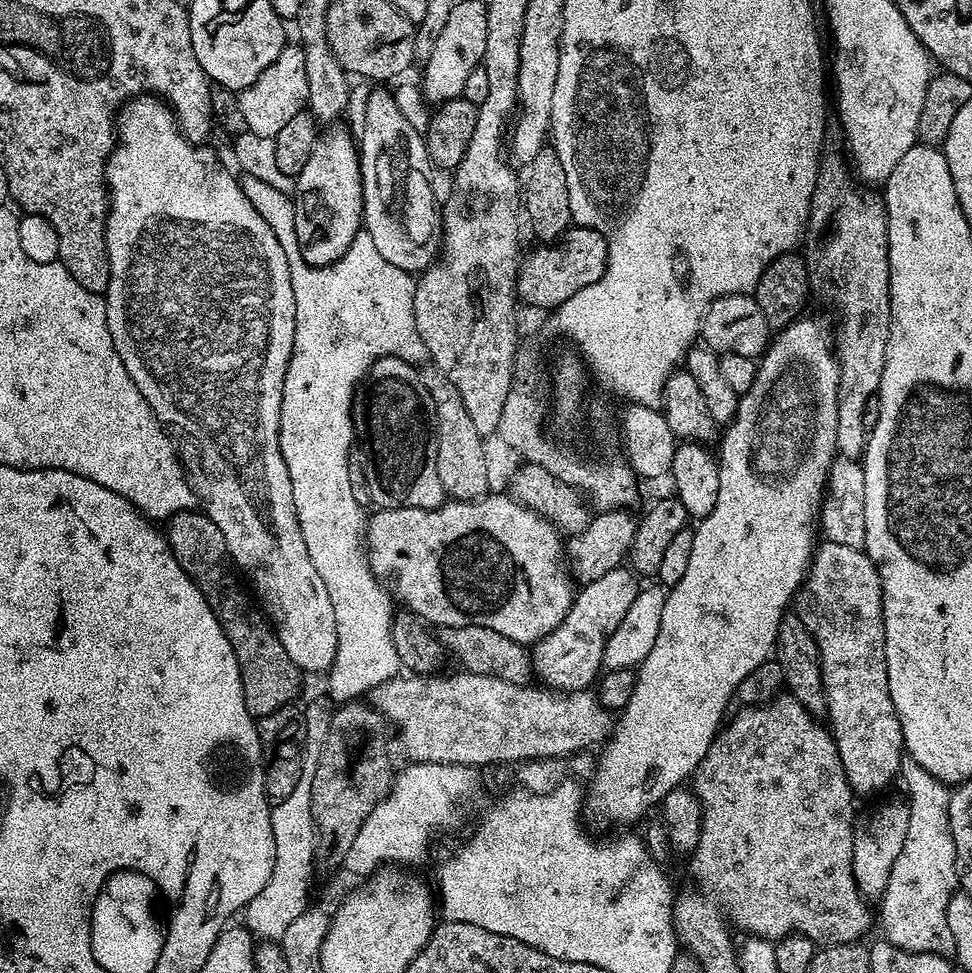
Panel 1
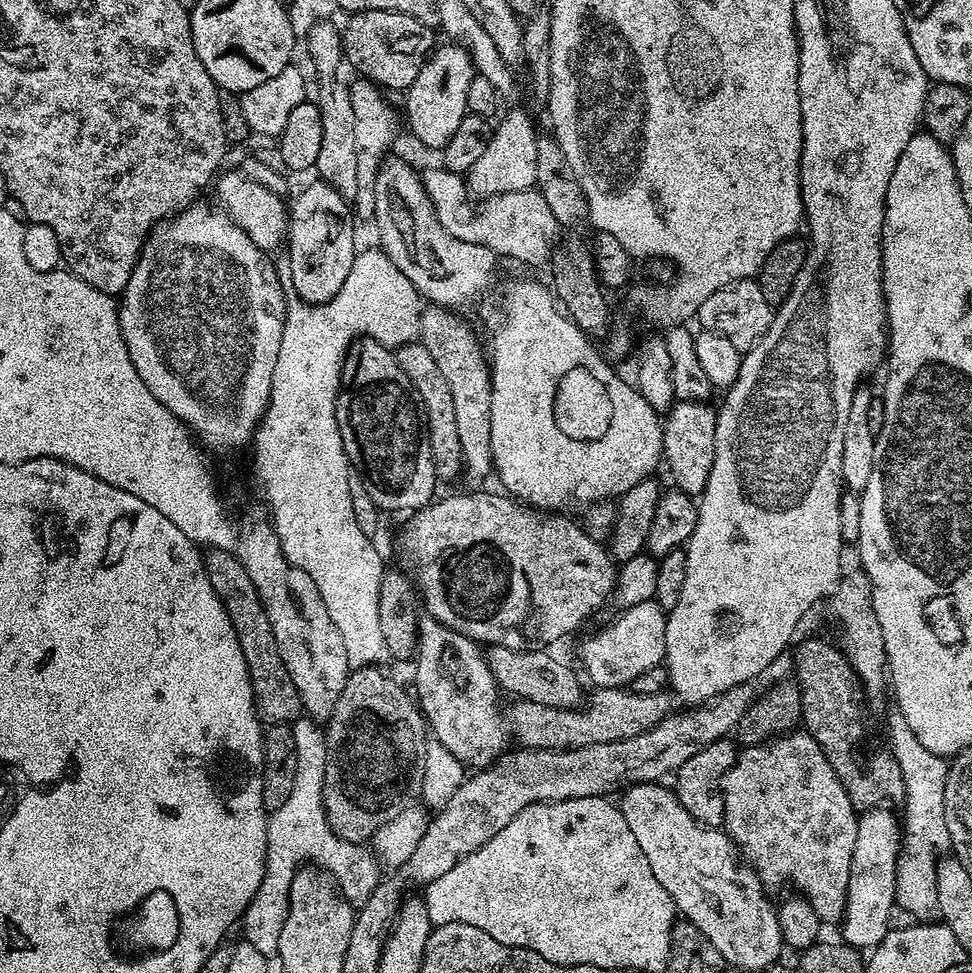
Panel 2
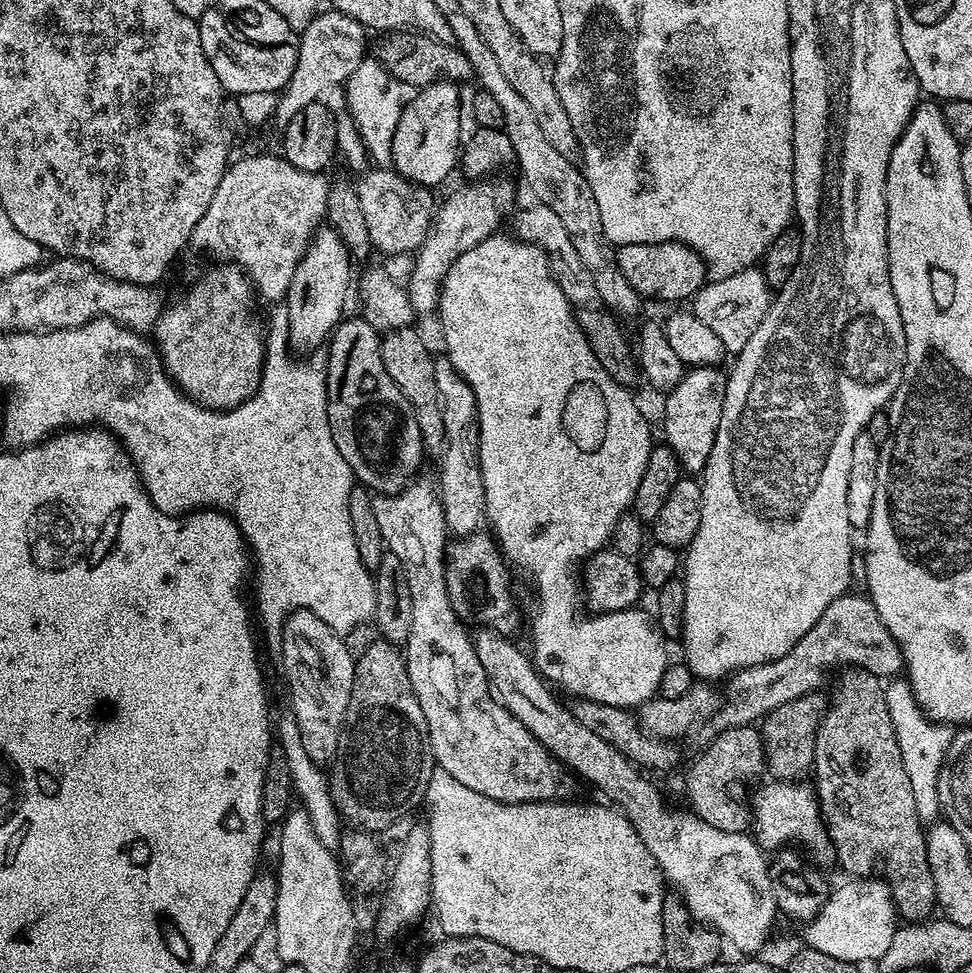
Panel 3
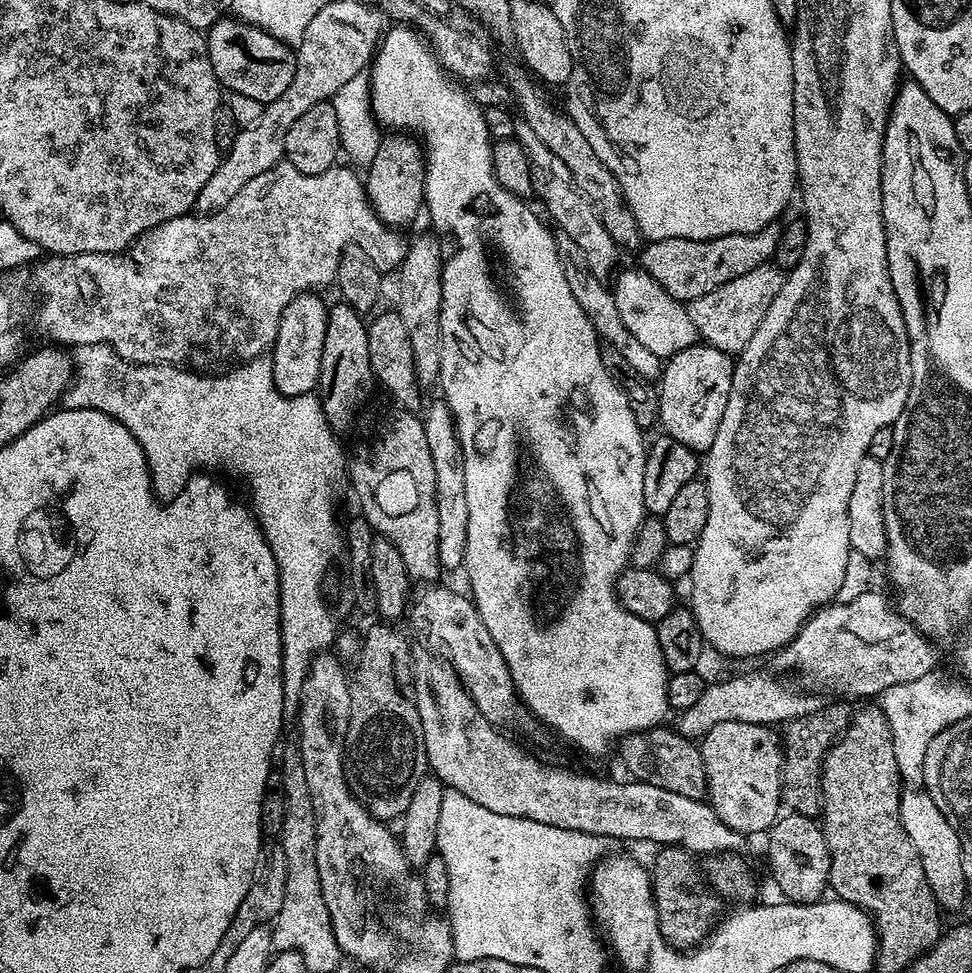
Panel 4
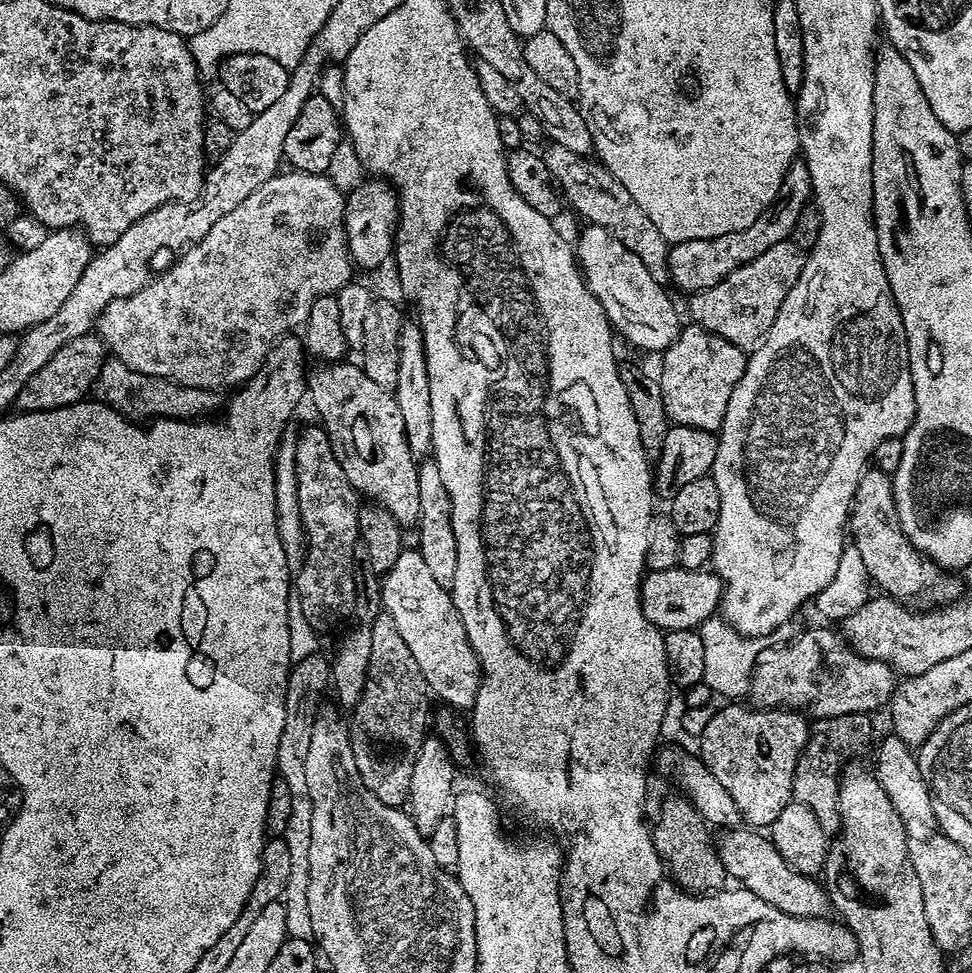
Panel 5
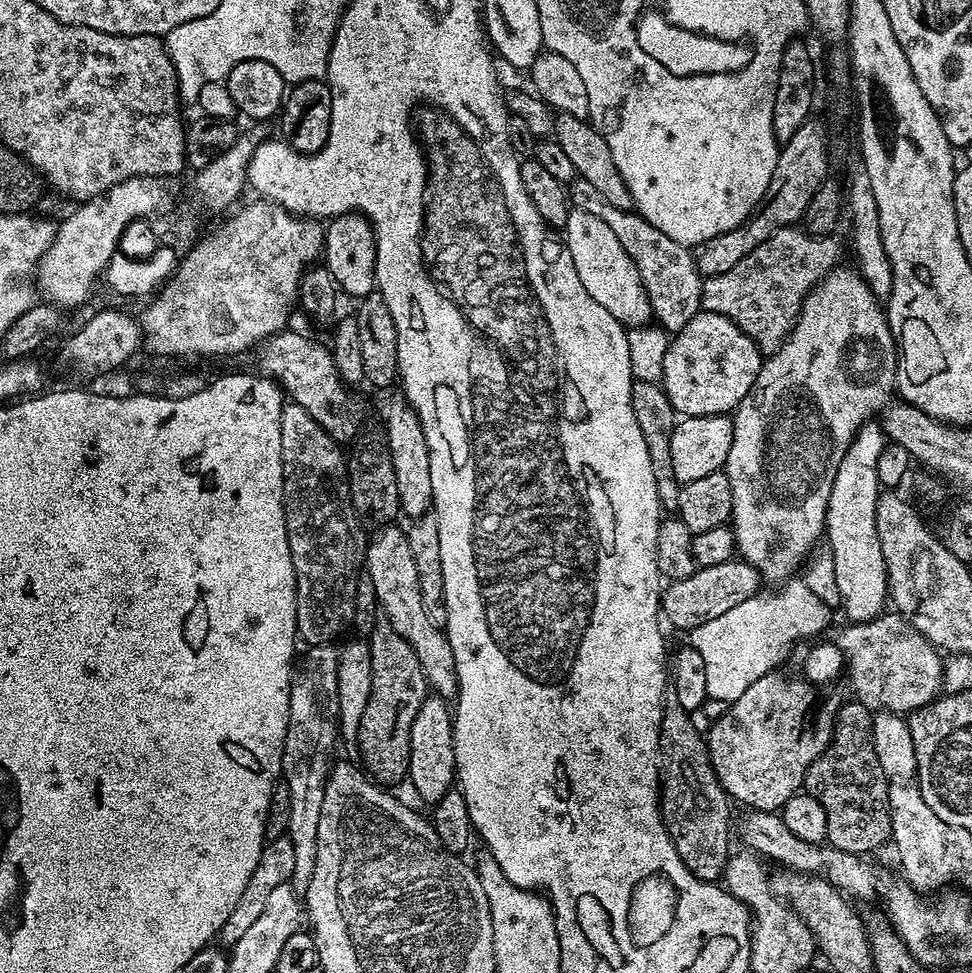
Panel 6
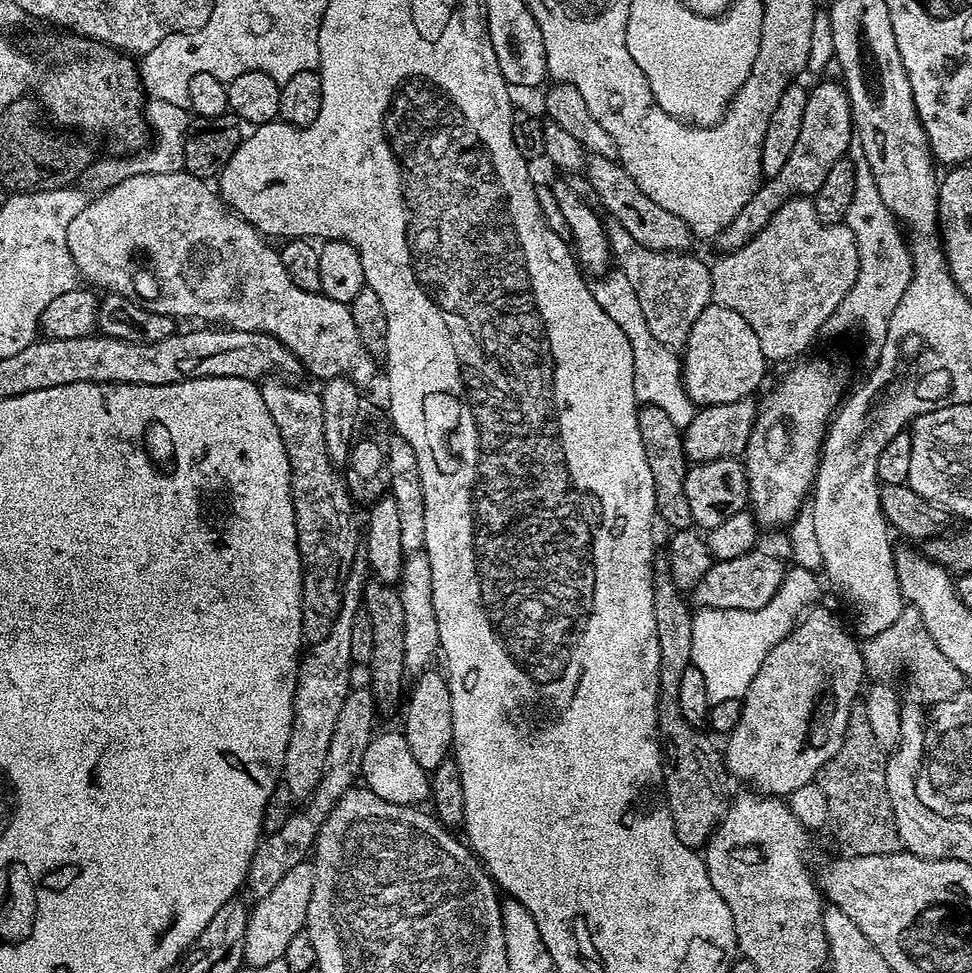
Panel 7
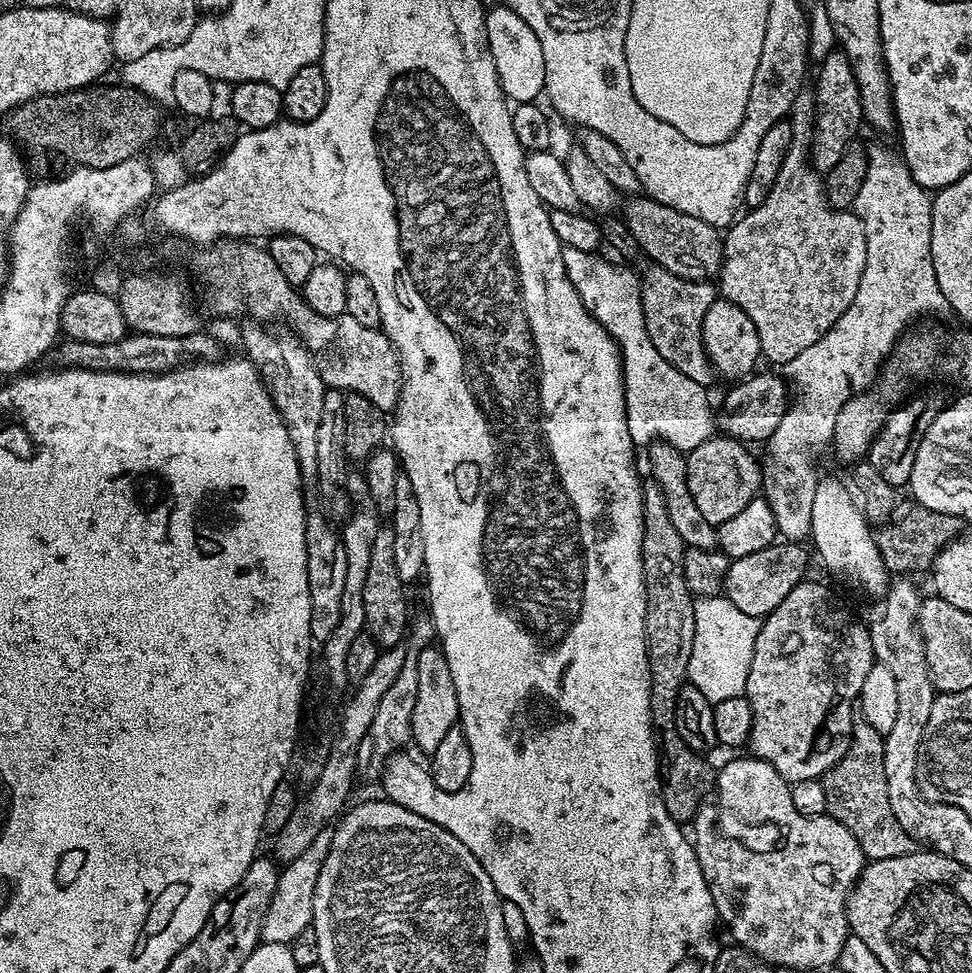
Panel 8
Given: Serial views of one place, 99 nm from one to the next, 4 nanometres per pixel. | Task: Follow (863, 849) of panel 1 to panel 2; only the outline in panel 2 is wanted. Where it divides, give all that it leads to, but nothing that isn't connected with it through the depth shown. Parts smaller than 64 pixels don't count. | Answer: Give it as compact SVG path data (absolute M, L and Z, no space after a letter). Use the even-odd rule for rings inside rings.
M891 807L866 808L859 813L856 825L858 826L858 838L854 838L854 858L850 870L850 886L848 887L848 901L844 907L843 943L852 948L871 950L876 944L882 942L883 936L893 923L892 912L896 908L896 858L900 854L902 843L902 820L899 815L891 812Z

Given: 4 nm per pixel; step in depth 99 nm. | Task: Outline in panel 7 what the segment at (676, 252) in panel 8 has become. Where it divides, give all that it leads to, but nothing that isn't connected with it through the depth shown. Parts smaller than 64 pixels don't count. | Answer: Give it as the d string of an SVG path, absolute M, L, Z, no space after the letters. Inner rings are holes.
M589 155L586 160L586 175L595 193L601 198L601 209L613 220L622 222L627 232L638 241L638 246L646 246L646 250L659 252L688 252L694 237L690 226L678 218L678 214L670 214L670 210L662 210L634 182L631 172L621 166L619 159L611 160L601 156Z

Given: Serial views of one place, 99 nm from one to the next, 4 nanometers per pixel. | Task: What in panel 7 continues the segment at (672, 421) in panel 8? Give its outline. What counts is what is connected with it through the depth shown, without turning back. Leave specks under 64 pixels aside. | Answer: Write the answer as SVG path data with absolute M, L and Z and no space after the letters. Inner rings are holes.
M600 296L598 306L622 326L622 330L630 338L630 346L634 350L634 394L641 405L658 406L658 410L666 410L670 418L674 418L674 426L681 430L690 426L691 420L697 412L697 405L688 397L684 389L682 360L677 353L672 352L662 342L650 334L646 326L646 318L642 318L642 306L636 304L616 304L616 300L608 300L608 296Z

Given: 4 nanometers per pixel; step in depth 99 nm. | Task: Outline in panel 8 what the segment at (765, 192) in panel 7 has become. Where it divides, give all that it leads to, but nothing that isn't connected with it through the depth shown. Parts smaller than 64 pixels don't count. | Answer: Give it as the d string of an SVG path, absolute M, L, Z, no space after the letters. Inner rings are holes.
M833 50L820 64L814 85L816 94L816 123L812 125L810 163L817 172L827 174L842 158L842 150L857 139L856 131L865 123L860 87L846 54Z

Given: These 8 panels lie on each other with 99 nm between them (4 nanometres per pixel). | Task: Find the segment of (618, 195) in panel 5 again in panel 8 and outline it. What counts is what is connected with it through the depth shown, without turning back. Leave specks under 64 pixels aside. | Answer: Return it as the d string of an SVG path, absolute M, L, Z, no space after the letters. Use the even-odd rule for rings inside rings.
M648 266L639 277L642 310L646 318L646 334L654 342L654 350L693 382L711 385L714 369L703 344L703 319L711 304L718 299L718 288L707 280L687 280L670 274L670 270Z

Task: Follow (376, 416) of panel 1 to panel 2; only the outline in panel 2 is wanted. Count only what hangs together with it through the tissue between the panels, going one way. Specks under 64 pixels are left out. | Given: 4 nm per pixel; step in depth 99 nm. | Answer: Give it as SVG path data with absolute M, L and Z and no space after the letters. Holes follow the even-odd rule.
M357 339L348 350L344 370L340 374L340 392L336 396L338 430L342 434L342 446L348 455L349 465L360 471L363 491L374 498L374 502L385 513L427 508L437 495L438 477L434 470L434 458L430 454L428 420L424 416L424 405L414 390L410 378L402 374L393 349L377 340Z

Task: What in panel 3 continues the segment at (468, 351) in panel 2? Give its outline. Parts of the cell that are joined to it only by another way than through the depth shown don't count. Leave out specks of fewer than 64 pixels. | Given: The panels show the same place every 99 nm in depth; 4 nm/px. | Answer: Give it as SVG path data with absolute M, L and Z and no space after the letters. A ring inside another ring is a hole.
M447 358L436 360L434 378L438 382L438 398L442 410L444 423L444 453L438 457L440 464L440 484L438 480L438 495L440 504L444 507L444 520L448 523L449 533L457 537L467 536L470 532L477 531L479 524L485 519L484 487L482 486L482 470L480 469L480 421L476 419L476 399L474 390L463 378L456 373L456 367Z

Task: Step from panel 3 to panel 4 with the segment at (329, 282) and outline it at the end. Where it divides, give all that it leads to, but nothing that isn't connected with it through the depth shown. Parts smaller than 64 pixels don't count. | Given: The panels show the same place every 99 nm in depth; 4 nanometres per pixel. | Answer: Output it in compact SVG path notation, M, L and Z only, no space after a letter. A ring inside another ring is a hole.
M315 291L295 296L280 319L276 341L270 349L274 386L283 396L309 395L320 383L322 342L326 340L329 305Z

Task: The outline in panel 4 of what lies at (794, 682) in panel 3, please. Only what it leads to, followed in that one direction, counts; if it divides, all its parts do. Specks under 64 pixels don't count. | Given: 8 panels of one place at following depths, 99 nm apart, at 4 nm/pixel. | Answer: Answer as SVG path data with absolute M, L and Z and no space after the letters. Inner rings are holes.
M871 590L850 602L833 602L817 608L791 642L775 653L774 660L778 667L797 672L805 689L833 688L852 696L875 697L890 686L898 686L898 682L914 682L914 678L930 674L937 667L936 648L932 644L935 643L901 614L889 597L887 600L882 593Z

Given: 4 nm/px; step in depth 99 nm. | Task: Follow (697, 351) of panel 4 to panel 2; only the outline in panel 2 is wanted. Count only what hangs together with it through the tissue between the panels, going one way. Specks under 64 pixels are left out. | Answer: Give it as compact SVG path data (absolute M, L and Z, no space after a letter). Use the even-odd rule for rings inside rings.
M677 401L669 409L664 420L663 463L668 464L671 483L687 496L698 498L710 482L710 470L714 466L714 430L717 411L703 401Z

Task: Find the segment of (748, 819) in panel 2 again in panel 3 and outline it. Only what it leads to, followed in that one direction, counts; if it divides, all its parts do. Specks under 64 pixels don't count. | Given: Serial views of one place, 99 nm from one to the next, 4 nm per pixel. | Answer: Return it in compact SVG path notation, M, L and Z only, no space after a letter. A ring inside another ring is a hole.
M772 780L767 783L753 794L752 808L750 804L750 832L756 843L764 850L784 850L789 846L796 846L792 844L801 844L805 848L803 851L809 857L812 855L811 859L817 865L831 865L834 860L832 840L828 836L828 827L821 815L815 787L808 782L791 780Z

